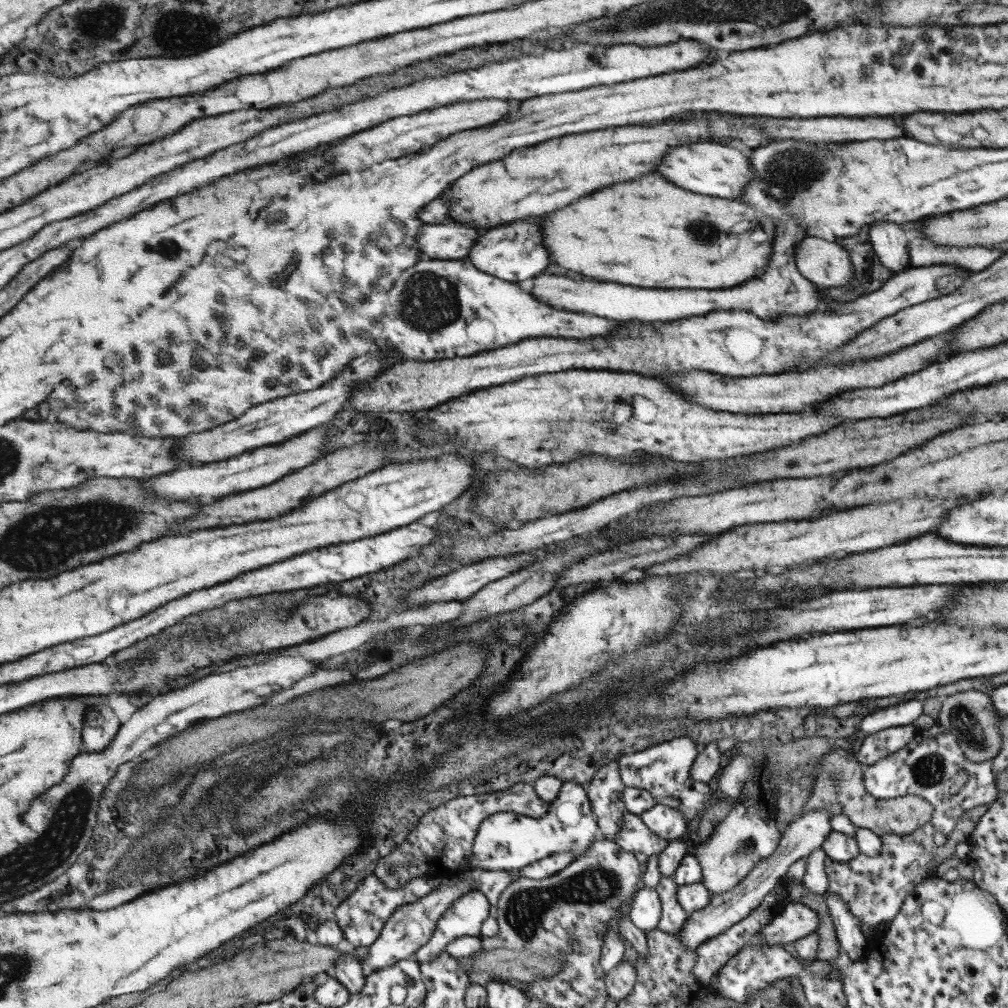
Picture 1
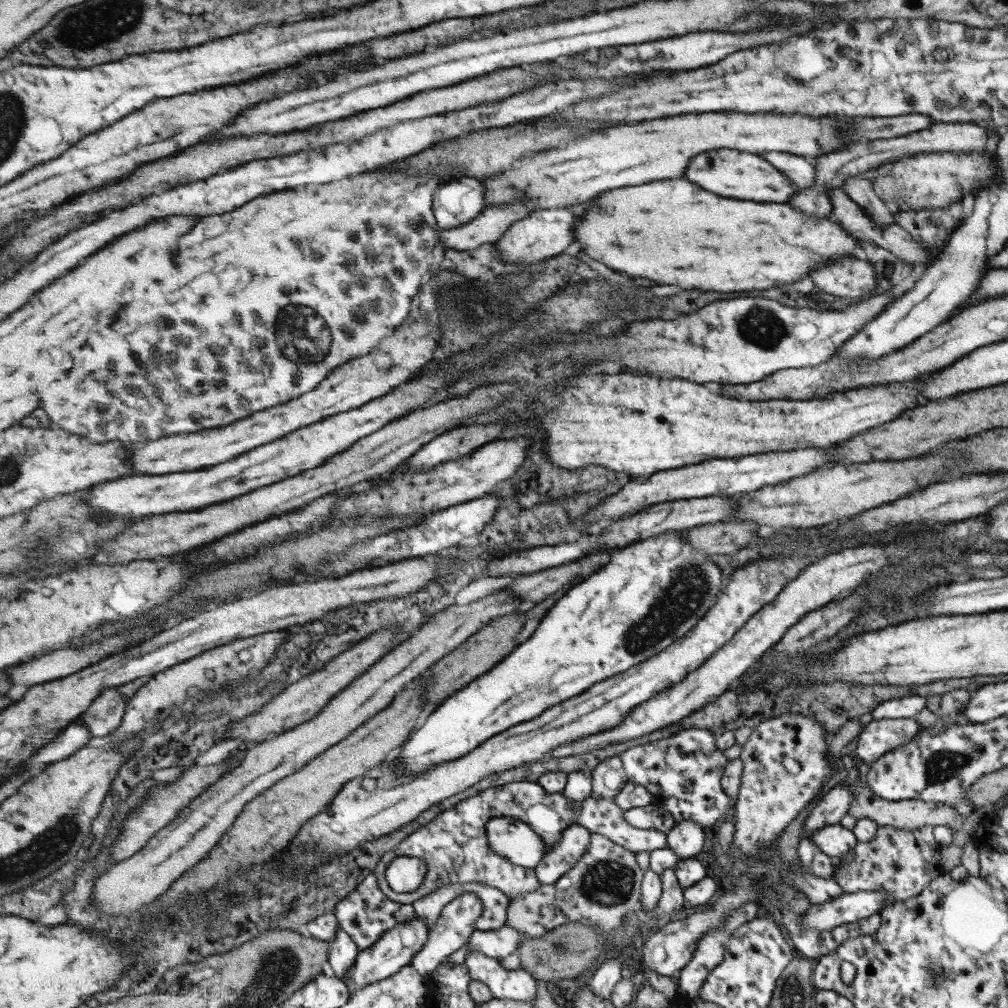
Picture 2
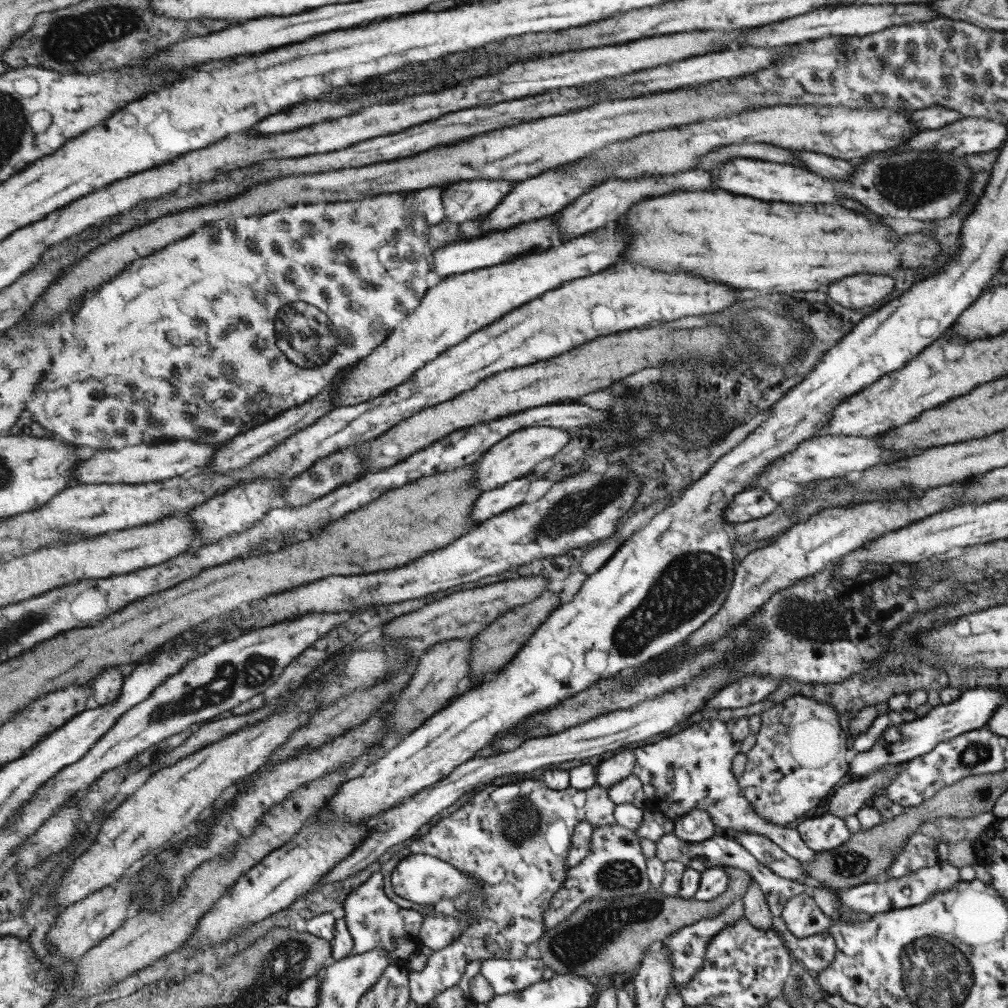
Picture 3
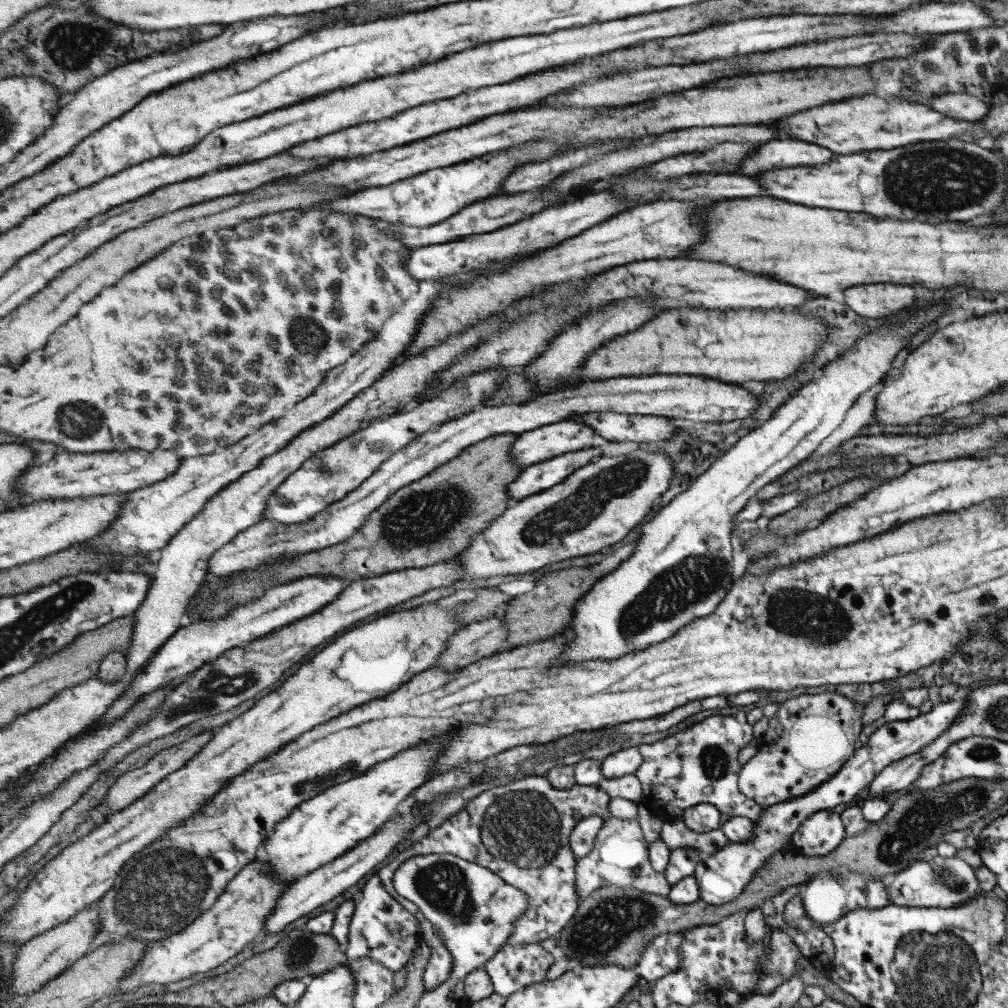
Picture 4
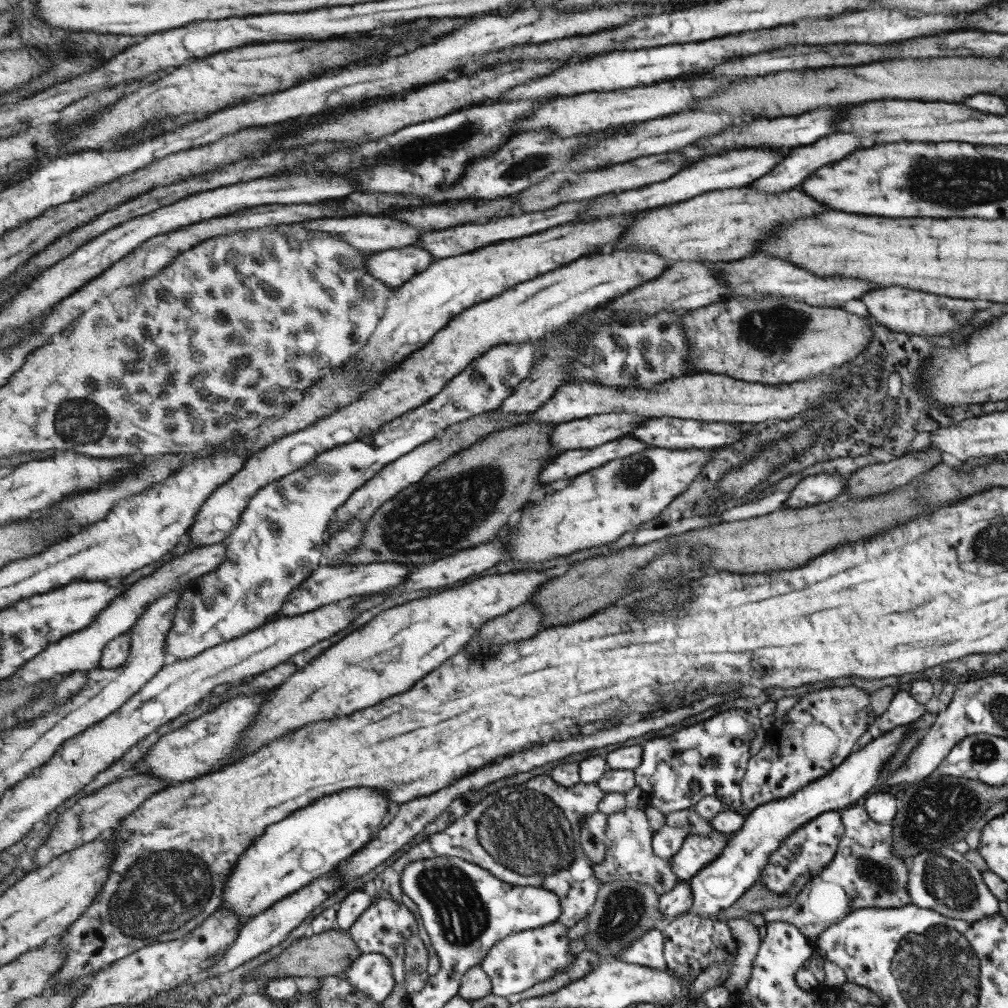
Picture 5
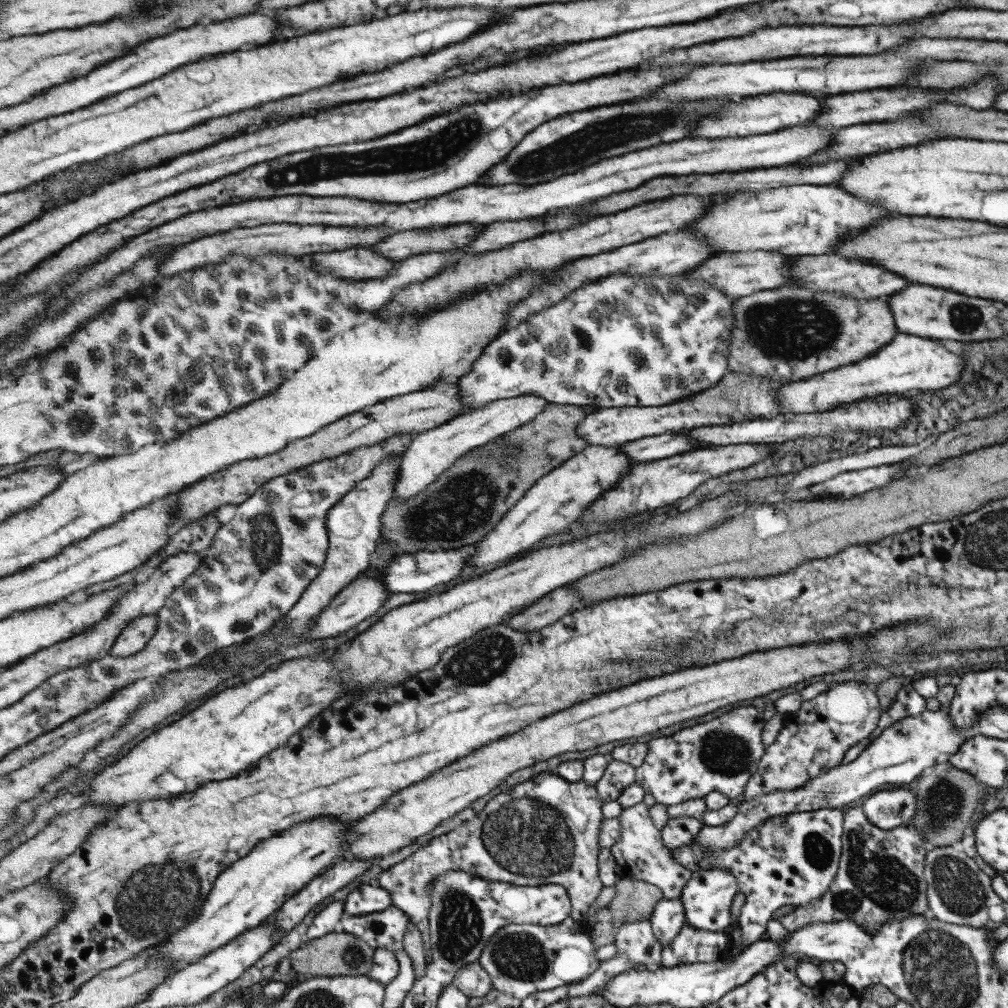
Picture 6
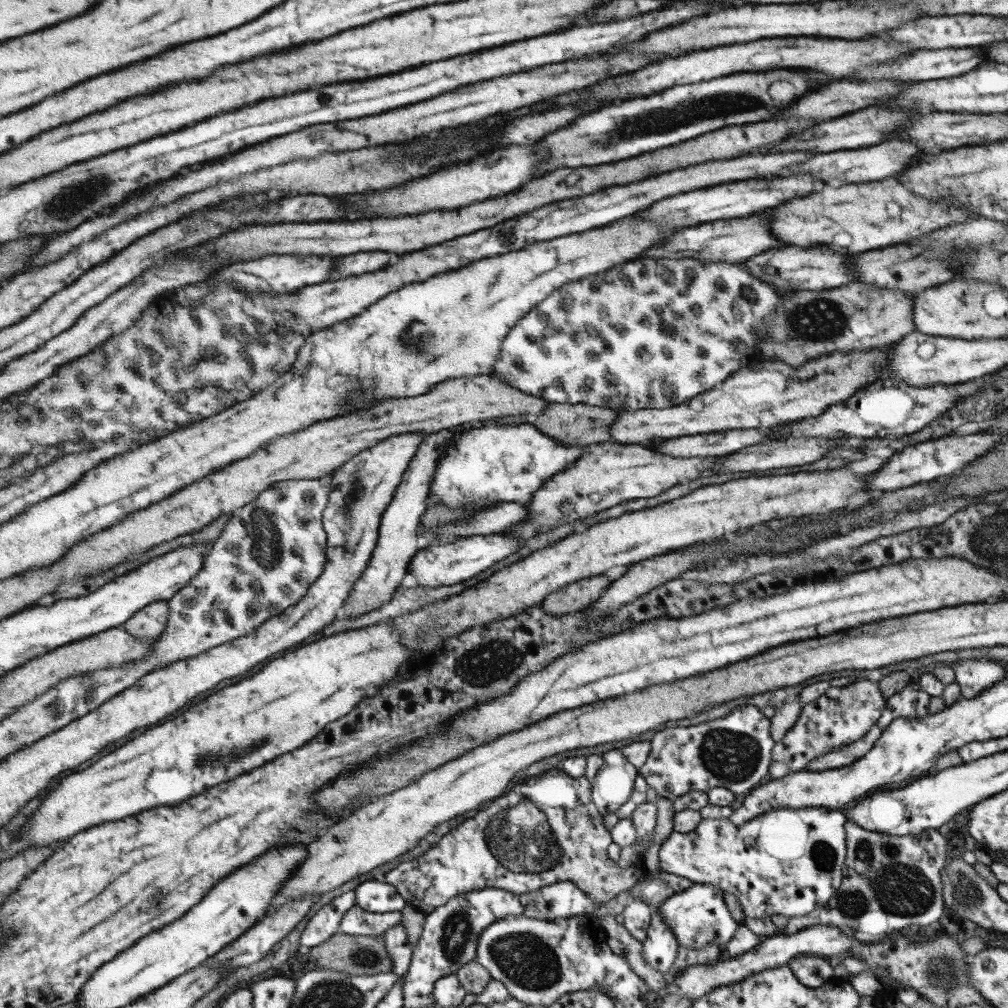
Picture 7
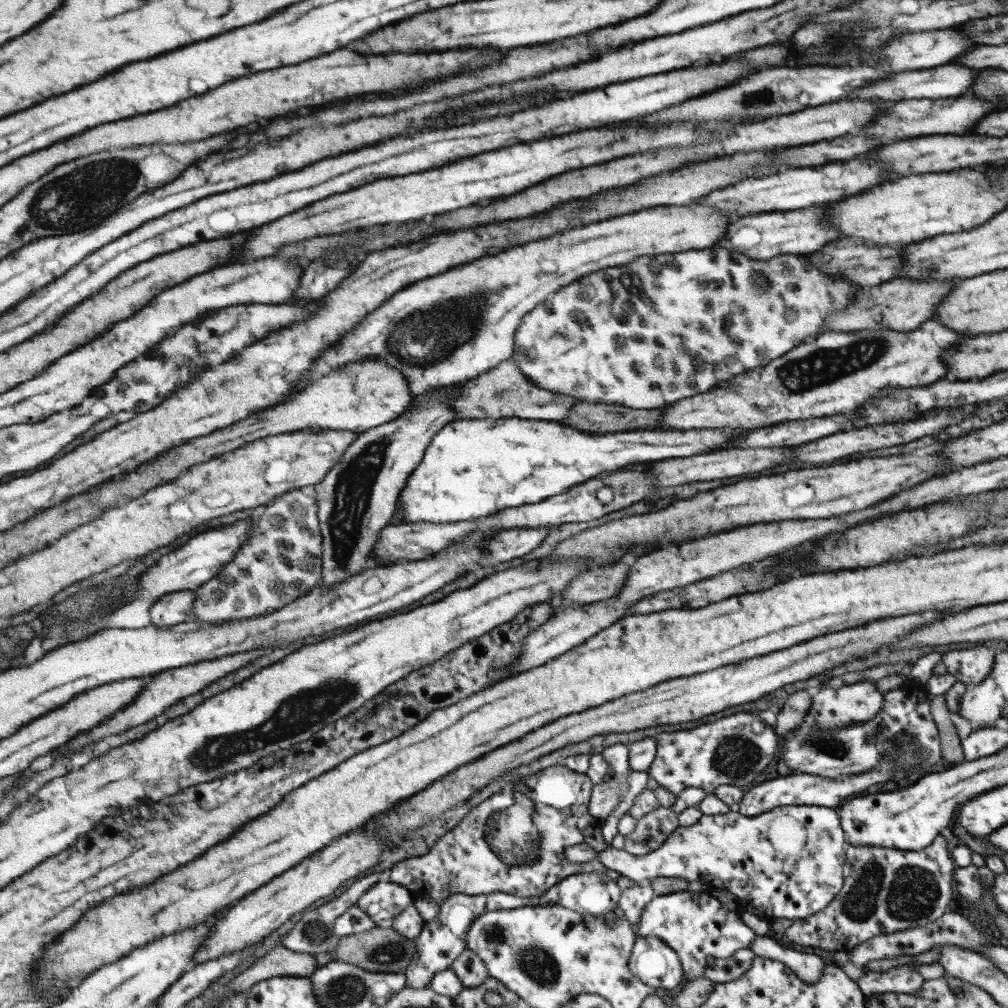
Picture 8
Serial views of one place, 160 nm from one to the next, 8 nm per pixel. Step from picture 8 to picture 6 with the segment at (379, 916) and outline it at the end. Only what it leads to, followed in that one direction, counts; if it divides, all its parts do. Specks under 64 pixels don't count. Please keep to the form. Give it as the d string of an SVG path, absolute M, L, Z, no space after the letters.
M363 883L344 900L346 916L383 912L393 904L392 894L379 884Z

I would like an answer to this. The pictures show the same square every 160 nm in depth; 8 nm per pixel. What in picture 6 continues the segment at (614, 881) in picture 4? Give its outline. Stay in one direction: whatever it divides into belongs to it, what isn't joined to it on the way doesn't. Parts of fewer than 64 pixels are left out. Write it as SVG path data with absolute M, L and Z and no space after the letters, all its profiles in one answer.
M638 802L622 809L617 821L621 824L621 836L610 846L617 877L628 877L656 886L662 892L663 899L677 898L691 872L682 867L664 847L661 835L653 827L648 808L642 802Z

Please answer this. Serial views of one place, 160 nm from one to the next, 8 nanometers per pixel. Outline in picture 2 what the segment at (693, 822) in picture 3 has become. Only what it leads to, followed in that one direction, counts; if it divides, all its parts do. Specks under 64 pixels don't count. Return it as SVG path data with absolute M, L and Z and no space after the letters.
M682 821L665 833L666 847L670 848L677 858L688 859L697 855L707 846L705 840L706 828L693 821Z

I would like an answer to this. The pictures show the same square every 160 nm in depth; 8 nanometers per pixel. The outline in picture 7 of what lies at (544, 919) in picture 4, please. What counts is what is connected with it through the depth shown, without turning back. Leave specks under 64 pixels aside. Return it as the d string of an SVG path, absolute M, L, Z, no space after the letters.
M551 768L542 775L538 779L537 776L525 779L517 787L513 785L510 792L490 802L490 806L481 810L475 818L468 819L446 834L435 848L402 862L383 878L397 887L410 907L427 915L445 906L457 894L482 888L502 888L515 894L525 894L570 880L588 894L593 902L604 903L632 887L640 873L636 866L621 871L615 862L608 859L606 848L612 840L602 816L592 803L590 781L584 776L573 778L561 768Z

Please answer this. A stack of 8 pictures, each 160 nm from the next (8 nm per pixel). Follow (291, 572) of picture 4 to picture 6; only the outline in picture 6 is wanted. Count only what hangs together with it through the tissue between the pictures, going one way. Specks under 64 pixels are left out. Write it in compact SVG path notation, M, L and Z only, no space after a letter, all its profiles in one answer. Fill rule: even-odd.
M549 403L546 406L546 409L536 416L531 422L524 424L521 428L514 430L513 432L504 434L501 438L495 439L494 441L488 442L487 446L477 447L476 449L471 449L466 455L461 456L459 460L457 460L456 464L449 467L442 475L439 475L439 478L436 478L422 493L417 493L415 496L408 498L406 501L402 501L401 499L393 498L393 500L388 504L387 510L384 512L383 516L383 528L382 528L382 538L381 541L388 540L392 546L394 546L394 550L400 553L416 553L421 550L431 550L435 552L436 550L451 550L453 548L461 548L461 546L467 546L467 544L476 545L479 541L481 541L488 532L491 532L497 523L500 520L503 520L503 517L512 509L527 493L528 490L543 478L547 473L550 473L552 470L555 470L562 466L564 462L567 462L569 458L571 458L574 454L580 453L586 447L586 442L583 437L577 433L577 426L581 423L584 418L587 416L588 412L582 410L580 407L575 405L562 405L557 403ZM500 441L508 441L512 443L512 446L518 446L520 451L516 454L517 458L511 459L511 462L505 465L500 465L495 462L496 452L498 452L498 446L500 446Z

